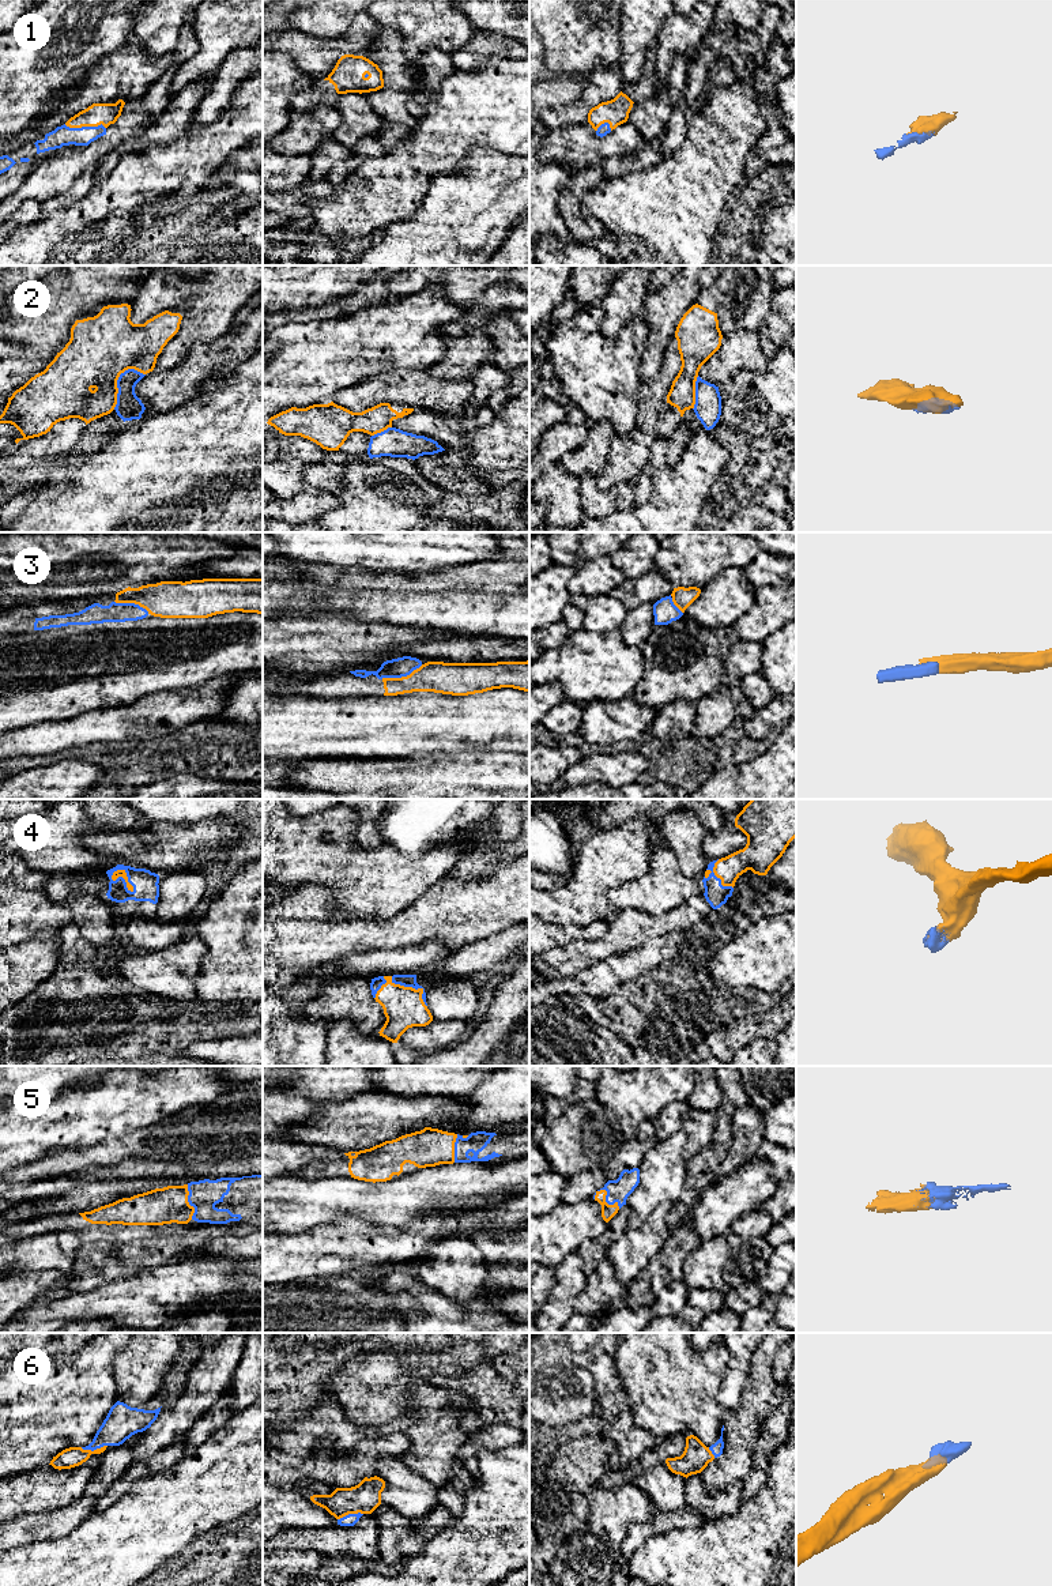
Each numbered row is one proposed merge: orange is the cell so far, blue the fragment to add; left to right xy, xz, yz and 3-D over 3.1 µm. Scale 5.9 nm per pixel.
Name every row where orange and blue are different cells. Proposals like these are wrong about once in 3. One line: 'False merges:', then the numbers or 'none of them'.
False merges: 2

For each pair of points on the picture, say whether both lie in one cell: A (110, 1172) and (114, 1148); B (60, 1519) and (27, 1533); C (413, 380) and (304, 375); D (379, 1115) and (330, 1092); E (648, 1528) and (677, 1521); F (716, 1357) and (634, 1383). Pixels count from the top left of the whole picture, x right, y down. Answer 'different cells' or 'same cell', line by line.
A: different cells
B: same cell
C: different cells
D: different cells
E: same cell
F: same cell

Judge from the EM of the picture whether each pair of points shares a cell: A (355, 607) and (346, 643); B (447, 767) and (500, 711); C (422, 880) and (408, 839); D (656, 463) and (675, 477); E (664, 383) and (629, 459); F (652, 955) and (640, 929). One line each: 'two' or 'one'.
A: two
B: two
C: two
D: two
E: one
F: two

